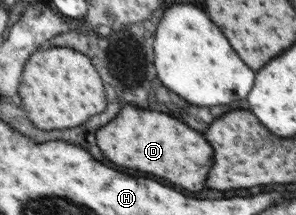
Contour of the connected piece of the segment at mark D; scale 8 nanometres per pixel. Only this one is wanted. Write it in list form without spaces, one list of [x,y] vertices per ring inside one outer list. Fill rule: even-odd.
[[[125,106],[109,124],[97,130],[97,144],[111,162],[149,172],[191,192],[201,192],[205,188],[205,178],[213,166],[213,148],[197,130],[167,114],[133,106]]]

